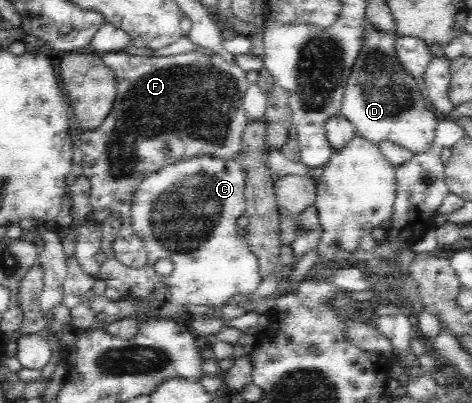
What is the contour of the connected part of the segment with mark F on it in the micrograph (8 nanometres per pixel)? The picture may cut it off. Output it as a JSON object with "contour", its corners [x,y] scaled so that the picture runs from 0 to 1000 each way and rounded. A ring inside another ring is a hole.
{"contour":[[[294,127],[210,134],[244,181],[248,238],[233,285],[212,315],[180,323],[169,342],[178,397],[169,407],[178,439],[191,449],[193,524],[254,531],[256,566],[237,603],[246,643],[275,665],[309,658],[309,623],[278,556],[278,509],[284,476],[316,434],[356,409],[403,400],[415,390],[447,390],[475,400],[498,397],[511,375],[513,337],[523,313],[515,251],[525,226],[523,176],[502,156],[483,159],[466,134],[403,129],[356,139],[316,139]]]}

